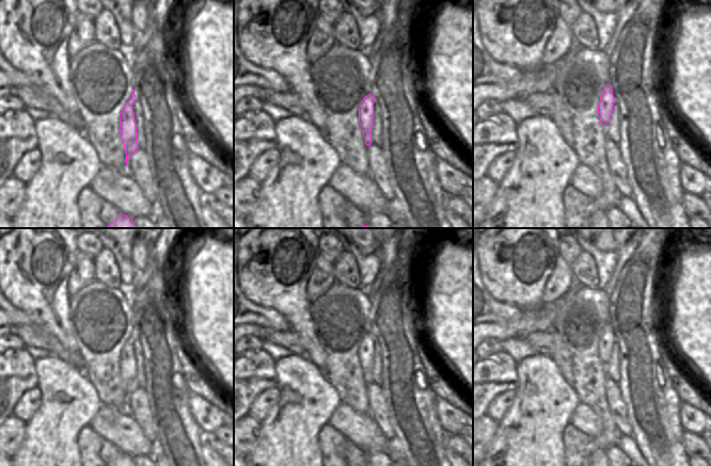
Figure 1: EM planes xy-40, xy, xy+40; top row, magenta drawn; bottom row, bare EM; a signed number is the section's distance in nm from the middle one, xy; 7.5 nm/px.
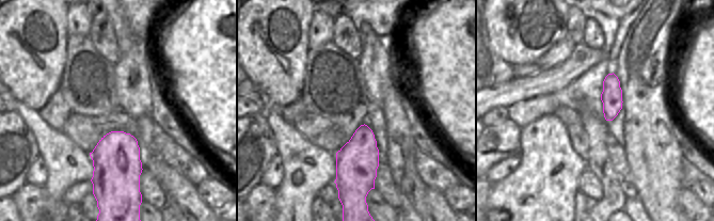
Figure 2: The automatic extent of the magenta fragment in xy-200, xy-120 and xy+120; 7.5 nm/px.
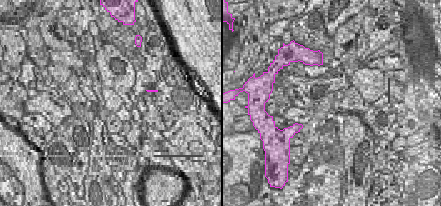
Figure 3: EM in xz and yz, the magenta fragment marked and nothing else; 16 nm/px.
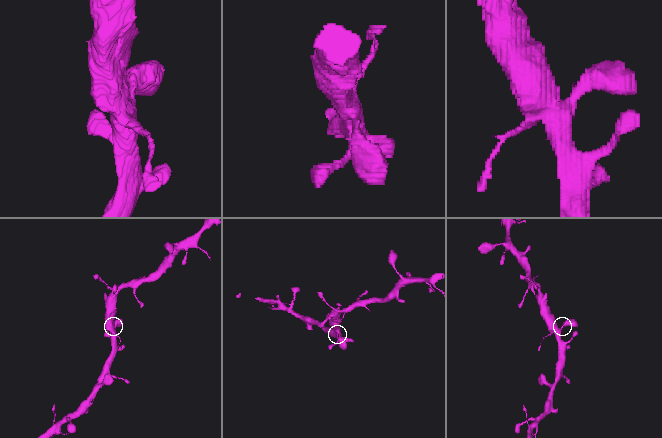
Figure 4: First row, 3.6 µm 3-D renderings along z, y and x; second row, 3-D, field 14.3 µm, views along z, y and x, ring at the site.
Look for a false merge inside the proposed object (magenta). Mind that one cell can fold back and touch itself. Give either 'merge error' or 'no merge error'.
no merge error

